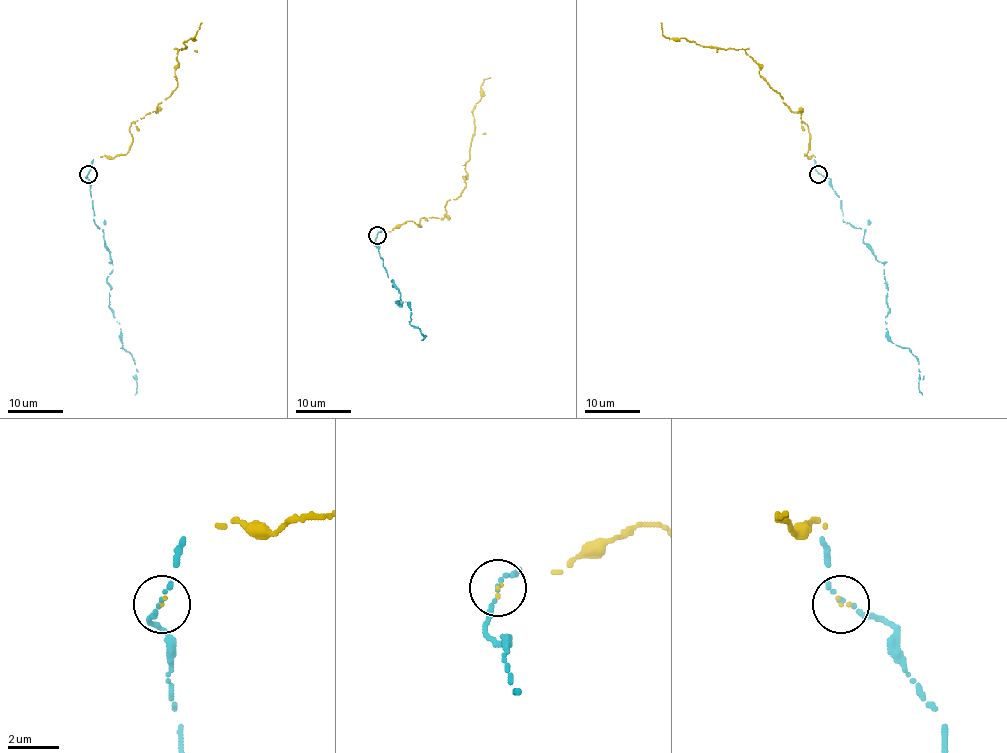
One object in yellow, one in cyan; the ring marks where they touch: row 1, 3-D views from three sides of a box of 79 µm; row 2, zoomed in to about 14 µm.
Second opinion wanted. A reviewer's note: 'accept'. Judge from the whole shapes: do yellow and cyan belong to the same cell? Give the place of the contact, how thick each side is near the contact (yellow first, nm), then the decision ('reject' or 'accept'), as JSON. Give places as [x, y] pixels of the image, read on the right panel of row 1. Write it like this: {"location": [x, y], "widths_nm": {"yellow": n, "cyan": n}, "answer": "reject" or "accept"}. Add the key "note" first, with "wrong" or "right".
{"note": "right", "location": [818, 174], "widths_nm": {"yellow": 100, "cyan": 160}, "answer": "accept"}

